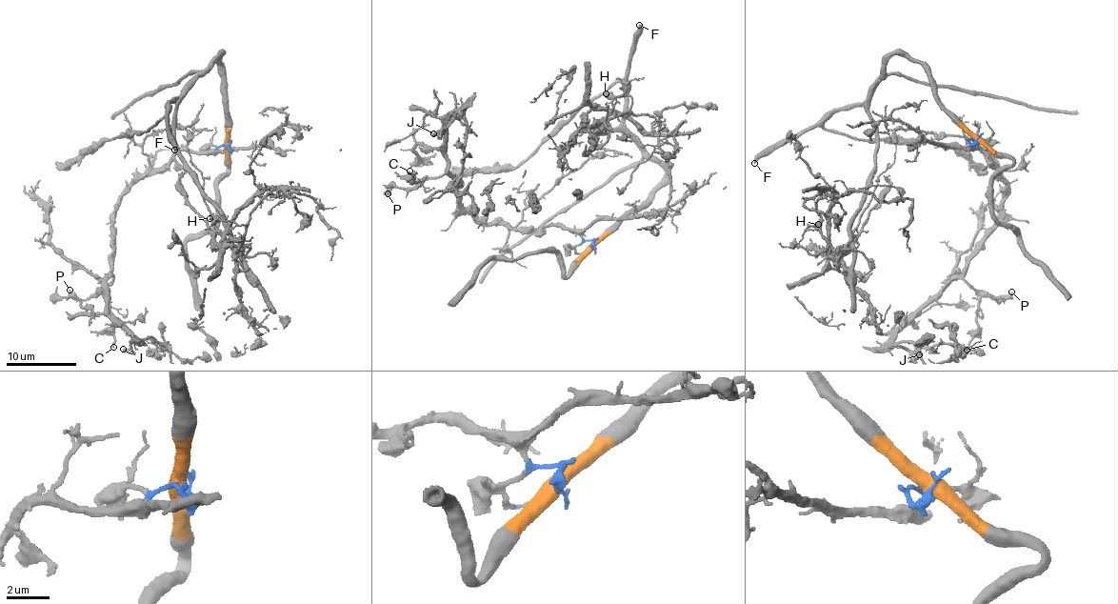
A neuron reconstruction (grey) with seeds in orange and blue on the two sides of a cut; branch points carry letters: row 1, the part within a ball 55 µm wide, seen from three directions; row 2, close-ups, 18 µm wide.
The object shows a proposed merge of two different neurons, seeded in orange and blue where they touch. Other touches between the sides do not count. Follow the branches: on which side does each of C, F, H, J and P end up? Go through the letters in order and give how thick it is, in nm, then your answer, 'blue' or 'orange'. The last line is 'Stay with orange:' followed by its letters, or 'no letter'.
C: 180 nm thick; blue
F: 360 nm thick; orange
H: 600 nm thick; orange
J: 400 nm thick; blue
P: 400 nm thick; blue
Stay with orange: F, H

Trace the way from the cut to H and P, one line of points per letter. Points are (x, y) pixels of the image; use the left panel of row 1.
H: (229, 145), (218, 53), (215, 63), (178, 102), (174, 149), (240, 247), (247, 226), (209, 217)
P: (229, 145), (175, 150), (129, 187), (120, 197), (107, 286), (84, 300), (69, 289)

